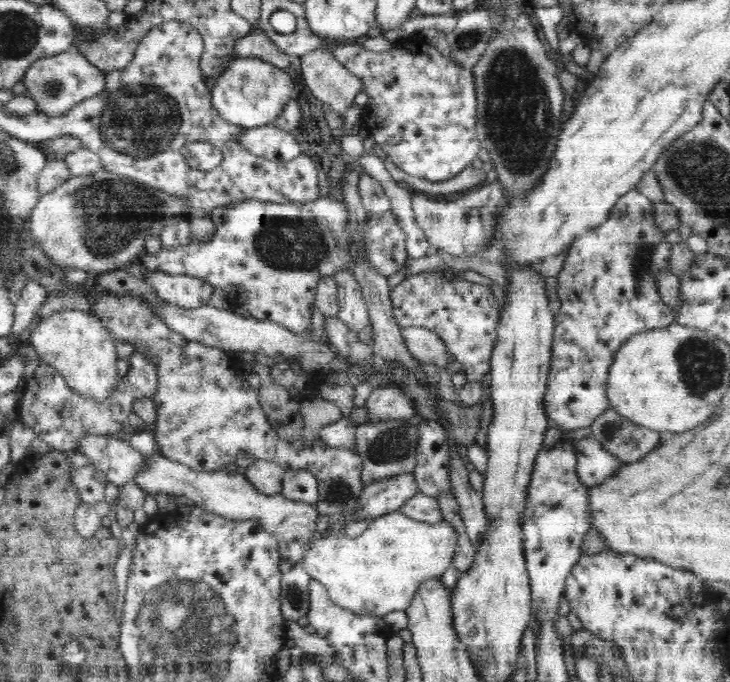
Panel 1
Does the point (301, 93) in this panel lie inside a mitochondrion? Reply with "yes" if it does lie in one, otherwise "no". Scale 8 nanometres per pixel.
no

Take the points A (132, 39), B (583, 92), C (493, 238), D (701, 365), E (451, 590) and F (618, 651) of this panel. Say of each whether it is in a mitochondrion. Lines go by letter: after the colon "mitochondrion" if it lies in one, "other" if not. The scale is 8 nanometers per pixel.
A: other
B: other
C: other
D: mitochondrion
E: other
F: other

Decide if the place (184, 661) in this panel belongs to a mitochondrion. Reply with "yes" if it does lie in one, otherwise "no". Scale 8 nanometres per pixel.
yes

